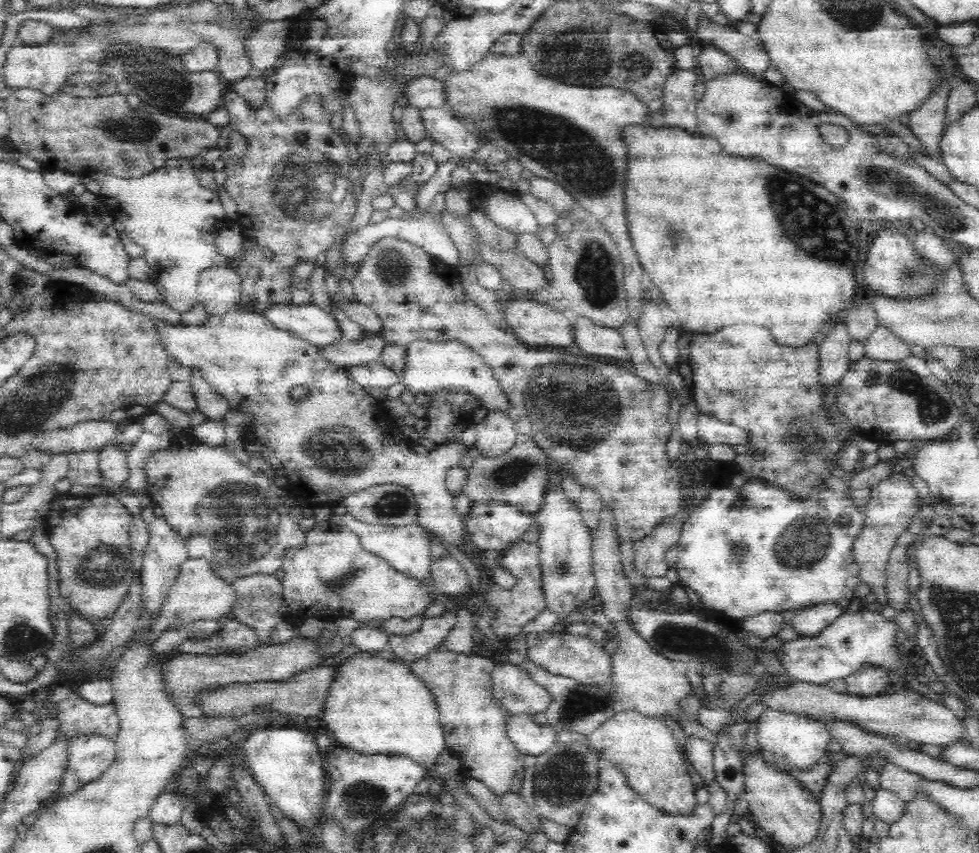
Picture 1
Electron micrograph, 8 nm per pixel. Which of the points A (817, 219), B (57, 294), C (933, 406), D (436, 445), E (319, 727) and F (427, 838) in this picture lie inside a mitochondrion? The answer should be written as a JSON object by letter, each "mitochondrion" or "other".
{"A":"mitochondrion","B":"mitochondrion","C":"mitochondrion","D":"other","E":"other","F":"mitochondrion"}

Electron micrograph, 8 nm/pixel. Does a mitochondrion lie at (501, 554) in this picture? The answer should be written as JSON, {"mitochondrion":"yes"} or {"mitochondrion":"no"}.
{"mitochondrion":"no"}

